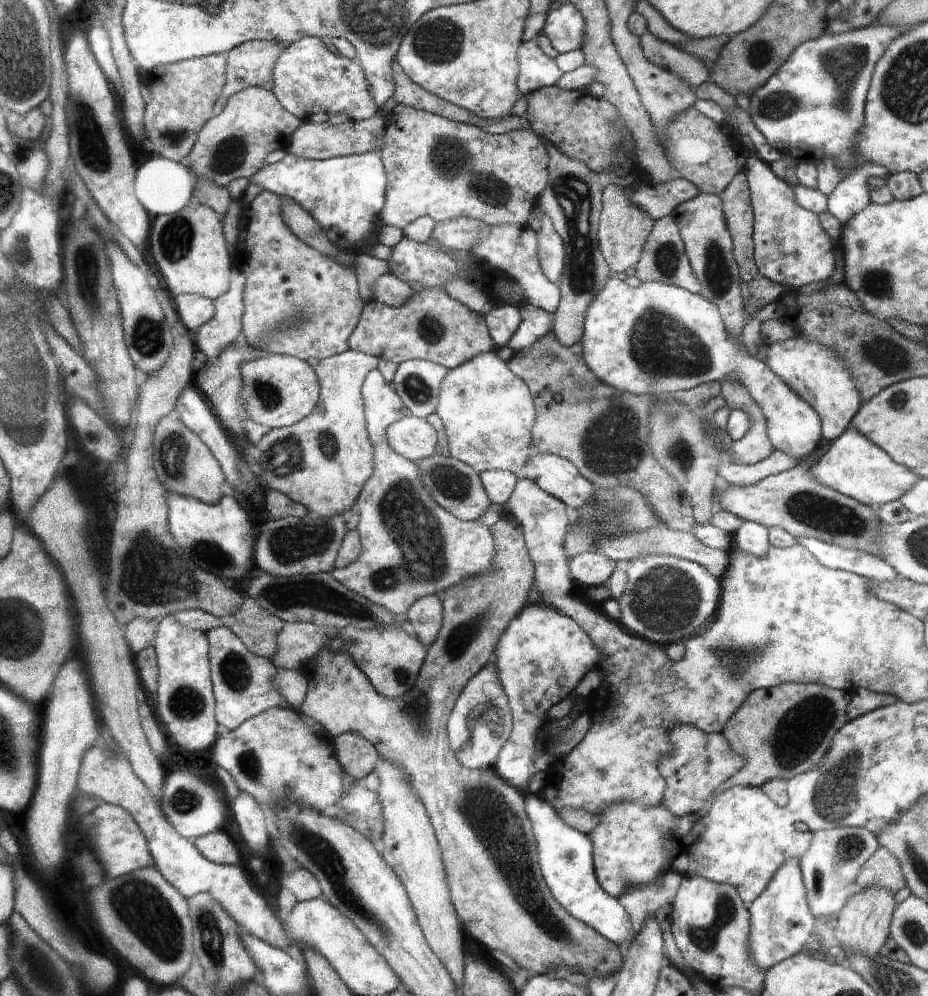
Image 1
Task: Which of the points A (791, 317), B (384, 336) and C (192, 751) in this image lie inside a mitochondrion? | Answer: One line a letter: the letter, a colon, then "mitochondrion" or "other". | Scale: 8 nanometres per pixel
A: other
B: other
C: other

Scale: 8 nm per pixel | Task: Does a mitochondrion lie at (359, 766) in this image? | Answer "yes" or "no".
no

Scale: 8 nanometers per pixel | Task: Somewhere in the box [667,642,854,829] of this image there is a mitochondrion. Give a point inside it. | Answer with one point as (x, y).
(795, 737)

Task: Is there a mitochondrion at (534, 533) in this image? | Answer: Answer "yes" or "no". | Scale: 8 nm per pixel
no

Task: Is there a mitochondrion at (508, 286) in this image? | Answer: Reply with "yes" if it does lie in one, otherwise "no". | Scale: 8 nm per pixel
no

